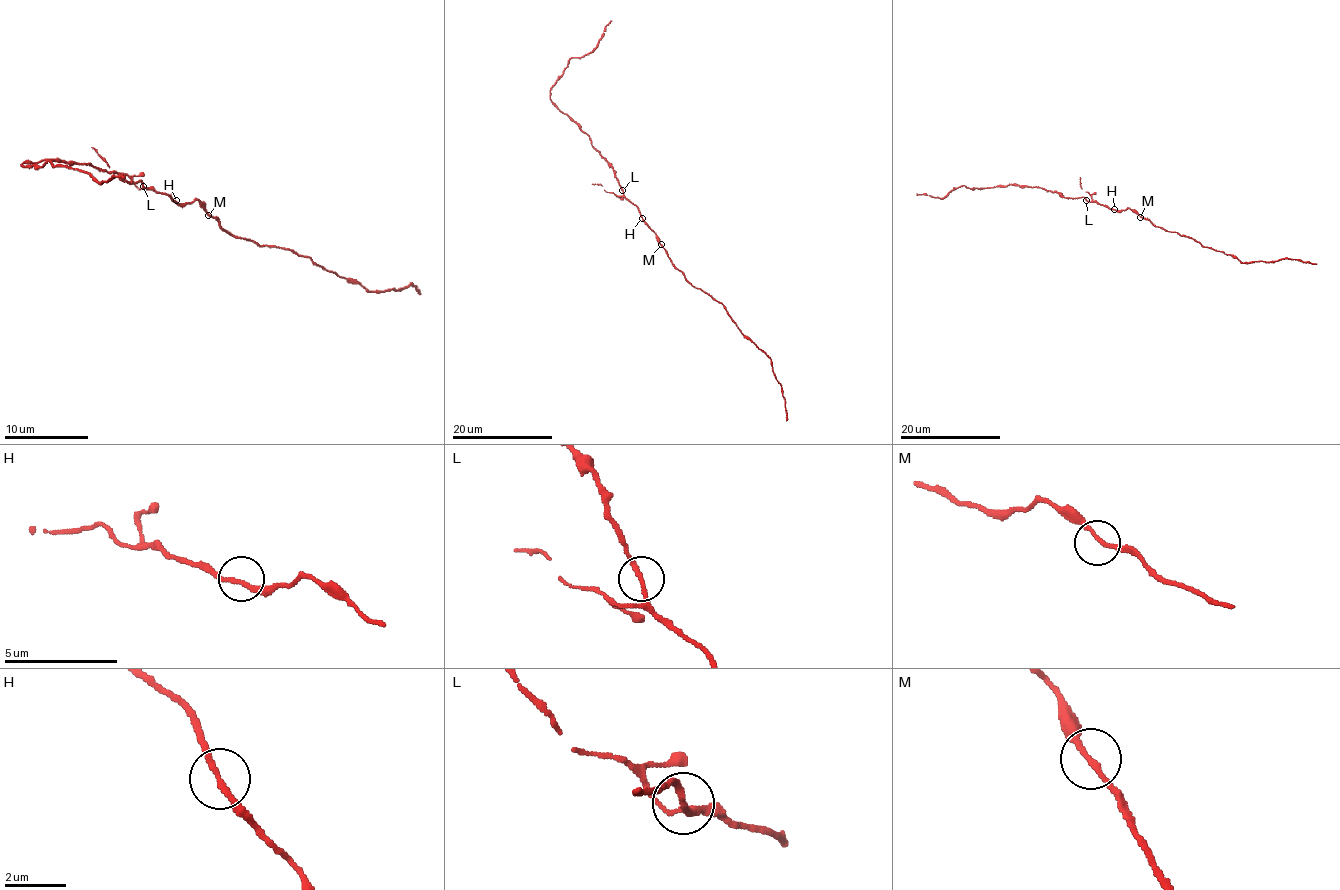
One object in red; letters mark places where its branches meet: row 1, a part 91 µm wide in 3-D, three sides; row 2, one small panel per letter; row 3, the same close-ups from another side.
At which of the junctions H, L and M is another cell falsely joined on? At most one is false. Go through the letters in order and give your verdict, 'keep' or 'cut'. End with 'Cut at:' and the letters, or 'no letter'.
H: keep
L: keep
M: keep
Cut at: no letter

